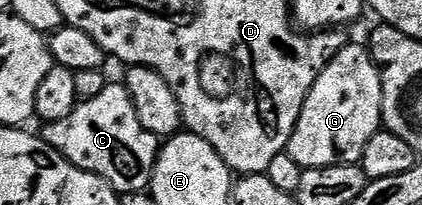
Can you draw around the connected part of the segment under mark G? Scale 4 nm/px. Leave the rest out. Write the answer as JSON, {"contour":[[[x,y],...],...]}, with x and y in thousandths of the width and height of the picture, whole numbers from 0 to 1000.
{"contour":[[[841,200],[825,205],[770,317],[770,337],[751,376],[742,434],[732,434],[732,473],[723,473],[723,512],[713,532],[713,571],[680,698],[678,751],[704,785],[720,824],[732,815],[794,815],[801,795],[848,800],[865,746],[865,707],[898,644],[908,595],[908,371],[898,322],[884,298],[877,244]]]}

